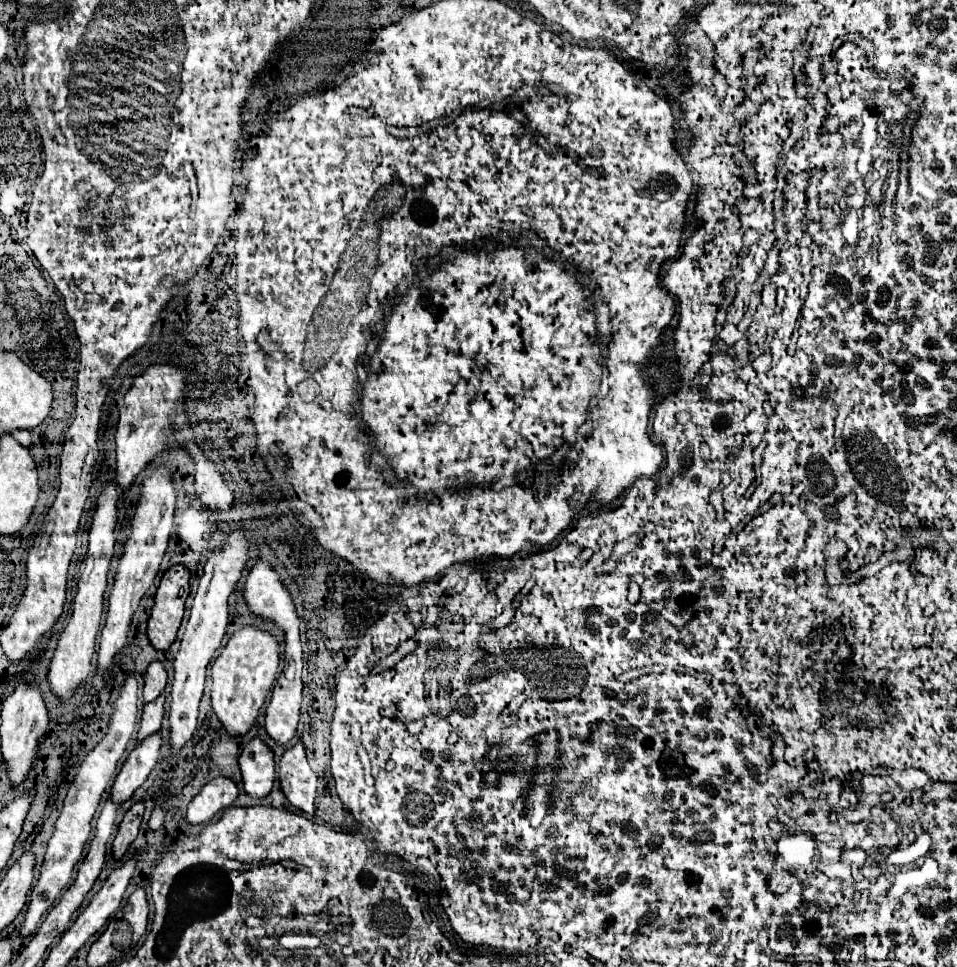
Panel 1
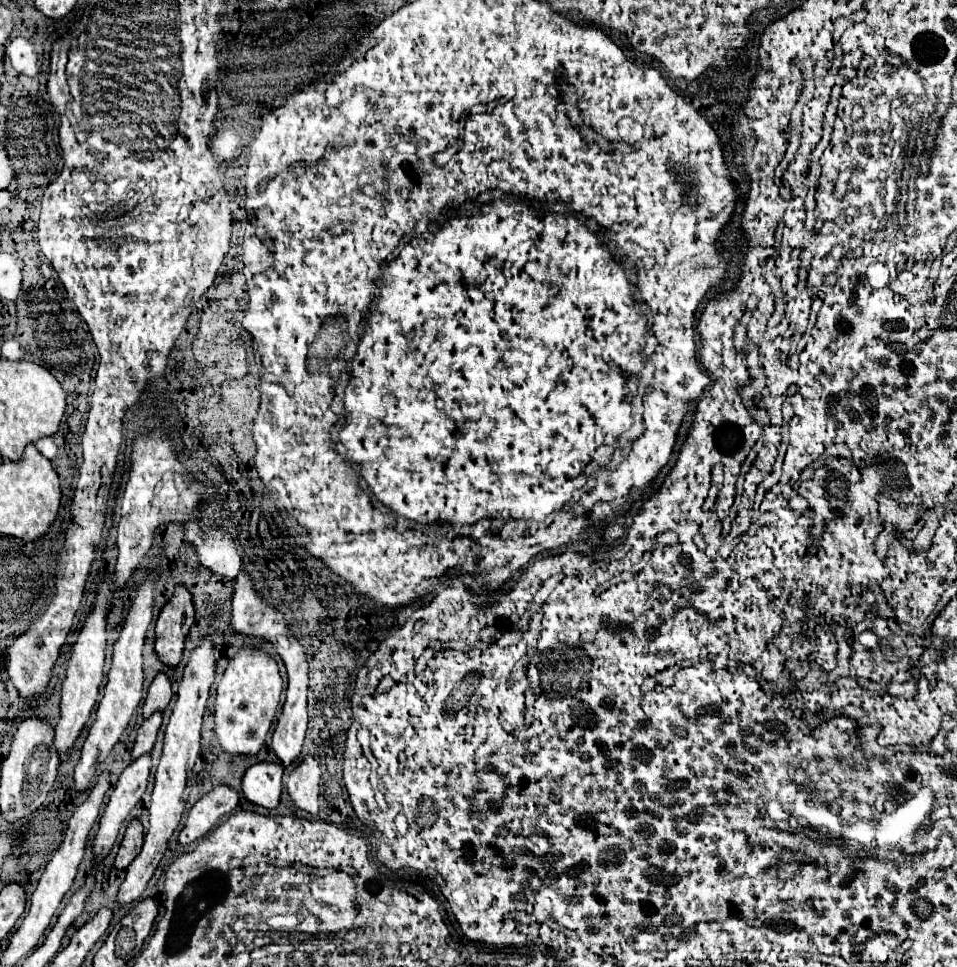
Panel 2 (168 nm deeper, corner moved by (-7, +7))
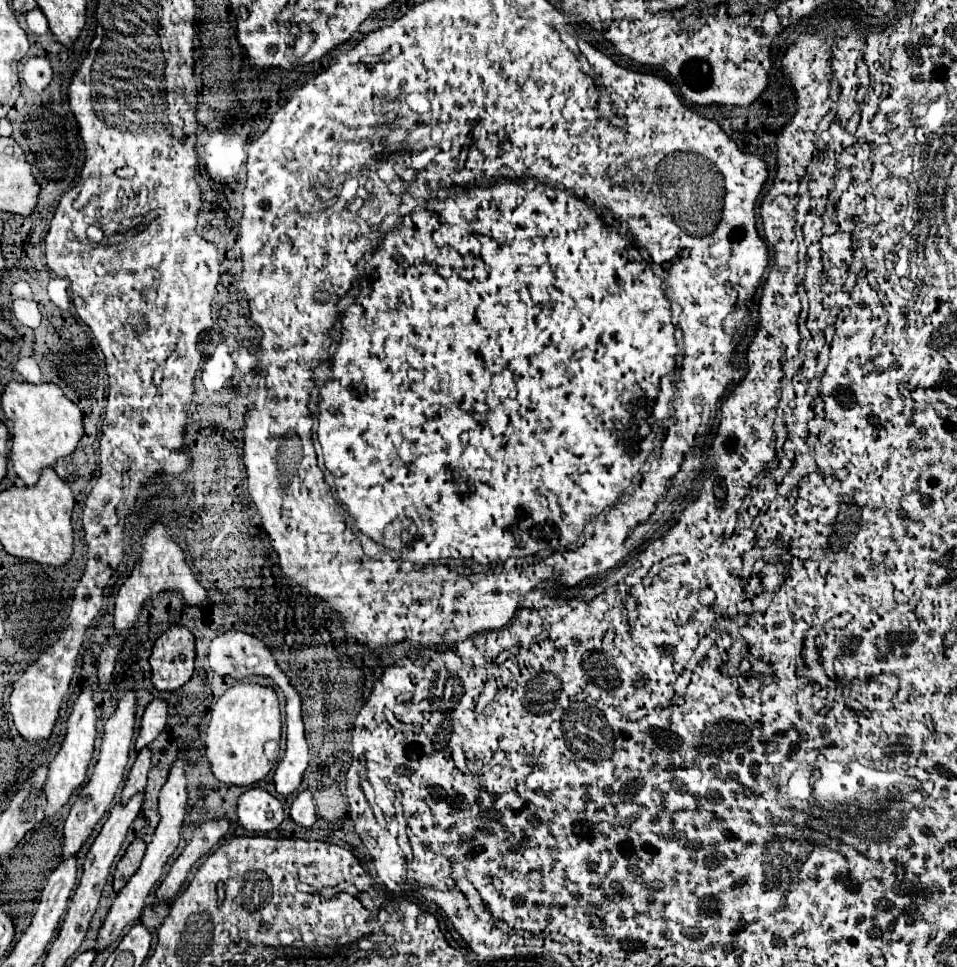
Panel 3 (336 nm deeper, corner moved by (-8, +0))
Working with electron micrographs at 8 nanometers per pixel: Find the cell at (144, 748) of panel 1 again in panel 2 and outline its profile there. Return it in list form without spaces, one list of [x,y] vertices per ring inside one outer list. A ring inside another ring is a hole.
[[[145,755],[121,773],[117,785],[111,791],[111,799],[105,807],[105,813],[99,819],[99,831],[91,843],[93,859],[103,859],[109,855],[123,821],[129,817],[131,809],[141,801],[141,795],[145,793],[149,769],[151,757]]]

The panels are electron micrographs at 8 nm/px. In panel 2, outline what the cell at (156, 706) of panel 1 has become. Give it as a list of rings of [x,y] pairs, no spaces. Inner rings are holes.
[[[155,713],[153,717],[149,717],[147,721],[143,721],[143,725],[139,727],[137,731],[137,739],[135,739],[135,745],[131,749],[131,761],[135,761],[137,757],[141,755],[147,755],[153,745],[155,745],[155,737],[157,737],[157,731],[161,727],[161,713]]]

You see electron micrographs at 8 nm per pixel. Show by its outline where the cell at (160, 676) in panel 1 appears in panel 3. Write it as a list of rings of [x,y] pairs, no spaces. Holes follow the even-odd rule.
[[[154,698],[144,710],[142,724],[140,724],[140,734],[136,738],[136,750],[142,750],[144,746],[148,746],[164,730],[166,718],[168,718],[166,702],[162,698]]]

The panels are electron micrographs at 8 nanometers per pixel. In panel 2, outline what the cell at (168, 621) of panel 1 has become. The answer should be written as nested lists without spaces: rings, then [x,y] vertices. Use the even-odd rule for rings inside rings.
[[[177,587],[171,601],[163,607],[155,627],[155,653],[167,667],[177,667],[183,657],[185,637],[195,623],[195,609],[185,587]]]

